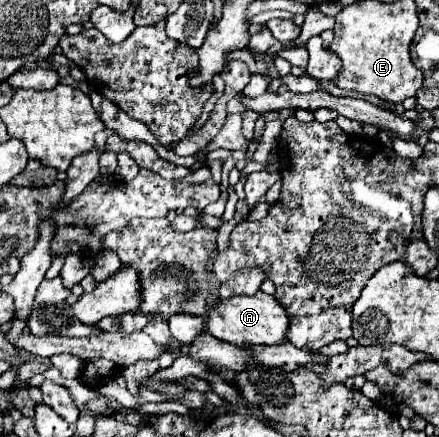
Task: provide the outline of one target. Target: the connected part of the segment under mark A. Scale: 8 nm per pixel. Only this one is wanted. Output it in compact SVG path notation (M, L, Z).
M256 291L254 295L236 295L228 299L216 299L216 305L208 311L206 329L224 339L228 343L248 343L248 345L276 345L286 337L288 315L284 315L284 307L276 305L274 295L264 291Z

